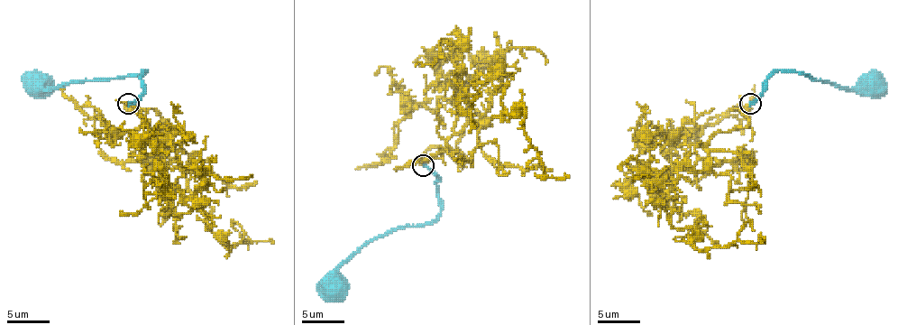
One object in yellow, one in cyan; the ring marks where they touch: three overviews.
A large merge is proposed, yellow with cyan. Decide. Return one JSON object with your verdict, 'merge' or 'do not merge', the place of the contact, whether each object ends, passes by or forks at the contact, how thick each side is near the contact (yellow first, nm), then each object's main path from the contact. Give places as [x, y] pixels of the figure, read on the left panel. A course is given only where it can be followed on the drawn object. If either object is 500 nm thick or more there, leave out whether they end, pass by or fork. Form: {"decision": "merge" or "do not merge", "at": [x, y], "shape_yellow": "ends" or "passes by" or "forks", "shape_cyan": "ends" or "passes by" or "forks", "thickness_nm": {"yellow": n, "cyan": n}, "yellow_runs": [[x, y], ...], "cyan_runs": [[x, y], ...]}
{"decision": "do not merge", "at": [128, 104], "shape_yellow": "ends", "shape_cyan": "ends", "thickness_nm": {"yellow": 480, "cyan": 240}, "yellow_runs": [[128, 104], [151, 108], [175, 157], [195, 164], [206, 228], [229, 249], [273, 243]], "cyan_runs": [[128, 104], [143, 91], [141, 72], [145, 72], [134, 76], [70, 83], [43, 89], [41, 87]]}

